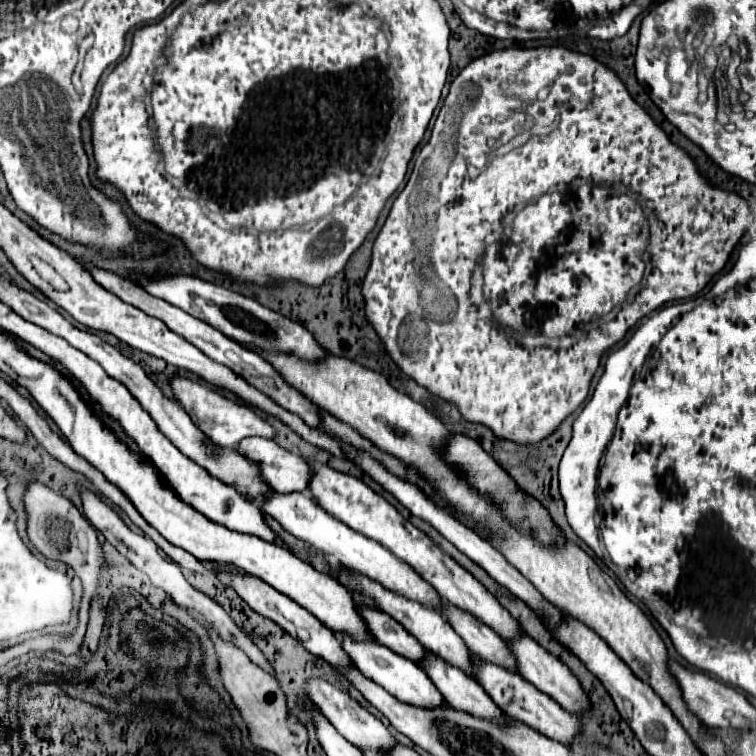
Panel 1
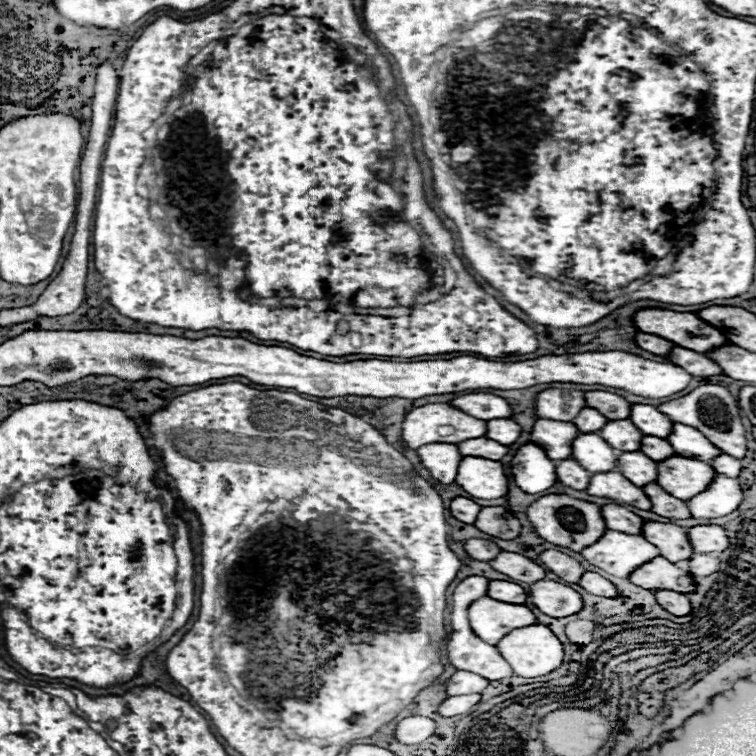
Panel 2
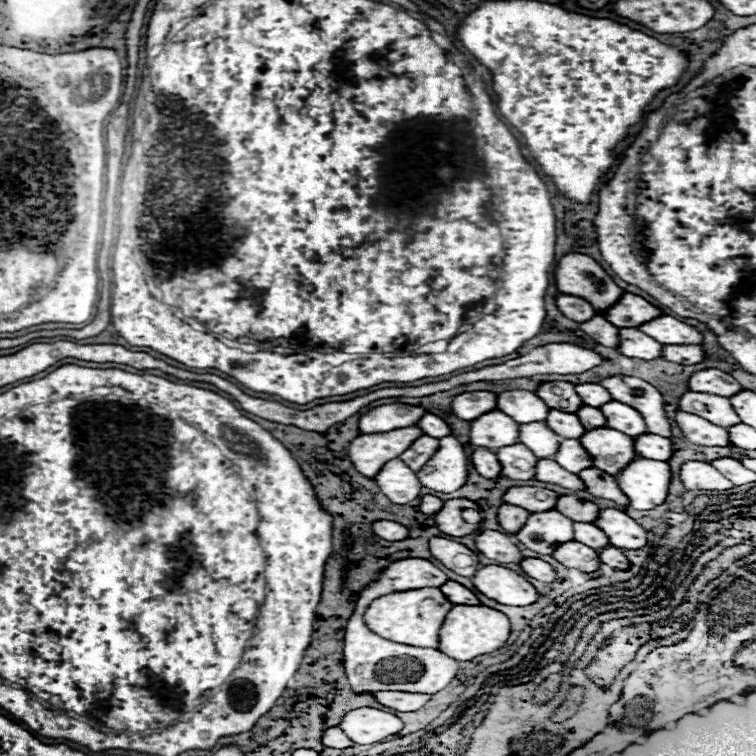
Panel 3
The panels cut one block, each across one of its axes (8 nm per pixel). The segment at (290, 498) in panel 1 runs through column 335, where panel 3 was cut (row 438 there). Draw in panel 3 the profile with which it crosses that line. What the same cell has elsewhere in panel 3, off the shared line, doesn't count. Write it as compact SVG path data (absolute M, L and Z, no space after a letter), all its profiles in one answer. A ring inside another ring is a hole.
M530 422L530 426L520 426L518 442L532 450L536 458L554 456L560 446L558 434L554 434L544 422Z

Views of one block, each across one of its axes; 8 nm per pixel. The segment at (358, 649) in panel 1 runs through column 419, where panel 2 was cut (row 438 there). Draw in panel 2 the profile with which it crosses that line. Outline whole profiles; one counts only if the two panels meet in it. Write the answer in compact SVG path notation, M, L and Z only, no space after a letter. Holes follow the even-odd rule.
M678 422L672 424L670 438L666 440L670 442L670 446L674 446L674 452L678 456L712 462L718 454L722 454L716 446L710 444L710 440L706 440L704 434L700 434L692 426L678 426Z

